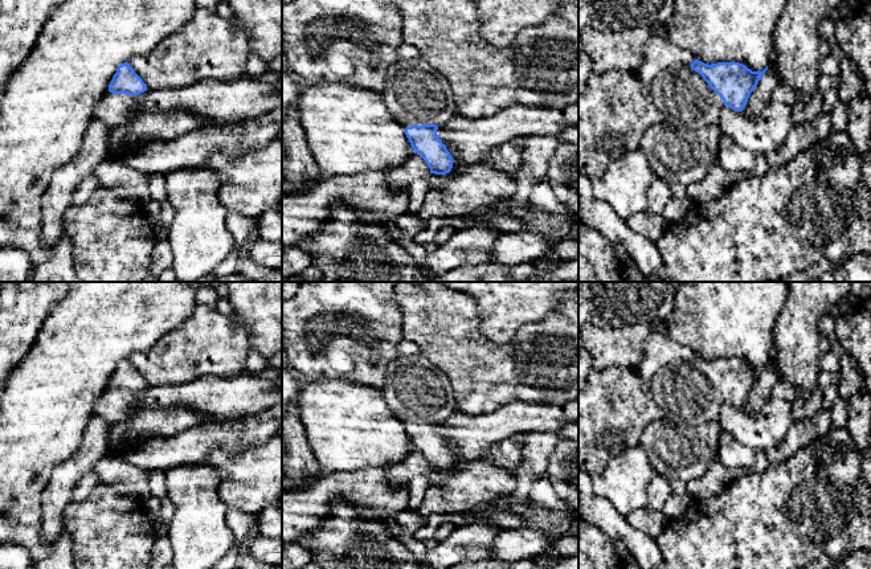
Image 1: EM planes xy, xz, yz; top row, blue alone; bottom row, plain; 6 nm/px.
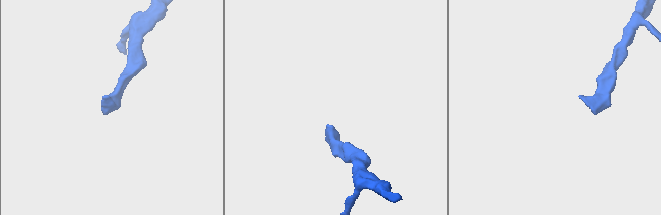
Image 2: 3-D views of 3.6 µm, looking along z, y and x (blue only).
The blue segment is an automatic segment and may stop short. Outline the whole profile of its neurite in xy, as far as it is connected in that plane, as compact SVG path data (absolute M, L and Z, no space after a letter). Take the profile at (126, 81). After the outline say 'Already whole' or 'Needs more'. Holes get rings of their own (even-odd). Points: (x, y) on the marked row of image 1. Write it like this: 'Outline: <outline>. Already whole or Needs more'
Outline: M128 62L118 66L109 91L94 109L94 119L114 128L127 123L136 98L147 94L147 86Z. Needs more

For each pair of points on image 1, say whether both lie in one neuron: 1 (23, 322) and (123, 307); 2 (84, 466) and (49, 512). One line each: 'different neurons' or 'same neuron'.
1: different neurons
2: same neuron

